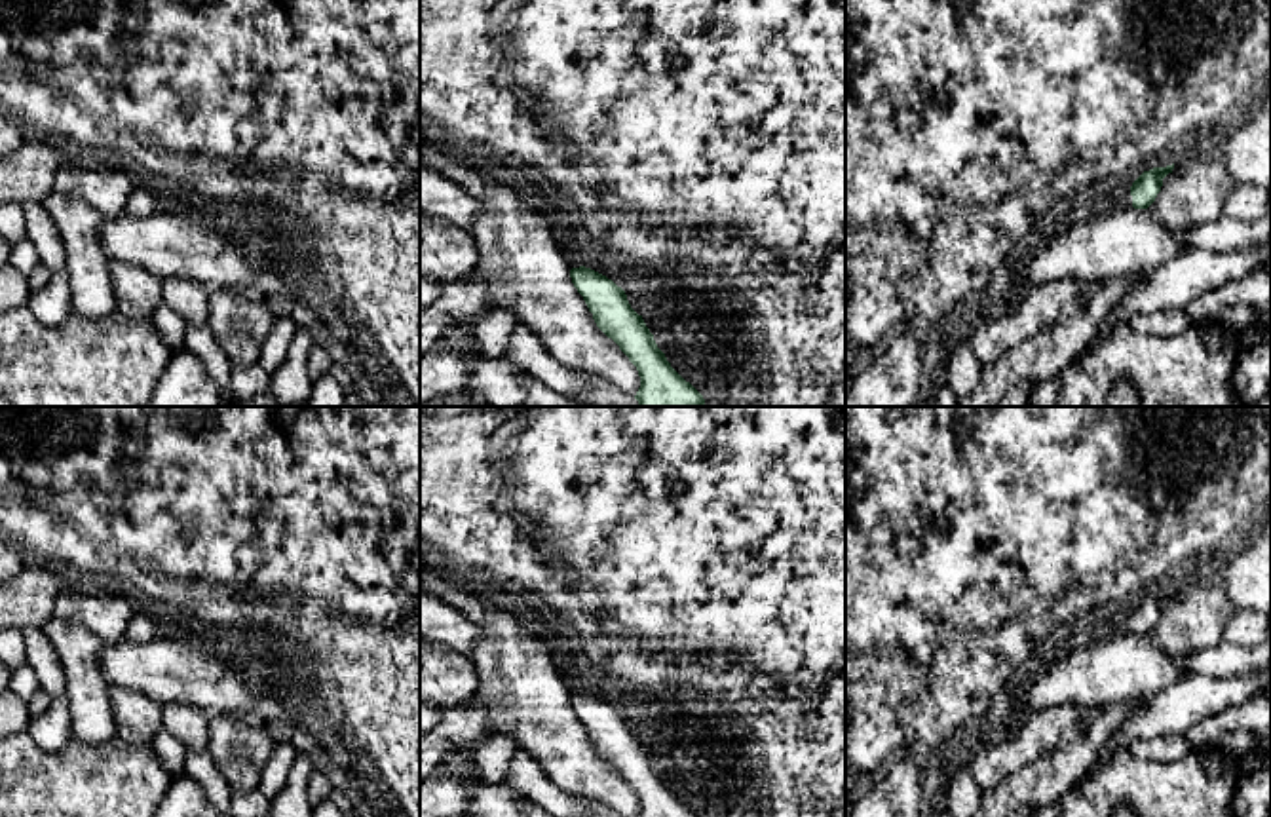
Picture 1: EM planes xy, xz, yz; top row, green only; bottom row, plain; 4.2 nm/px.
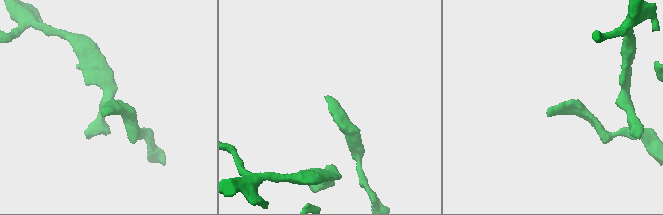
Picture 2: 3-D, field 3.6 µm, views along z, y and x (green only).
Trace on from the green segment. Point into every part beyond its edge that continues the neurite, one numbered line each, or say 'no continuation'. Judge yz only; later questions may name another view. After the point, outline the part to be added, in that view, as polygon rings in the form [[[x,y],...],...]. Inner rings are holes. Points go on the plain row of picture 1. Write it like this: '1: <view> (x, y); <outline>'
1: yz (1123, 626); [[[1130,612],[1125,614],[1121,619],[1104,621],[1104,627],[1106,627],[1106,633],[1102,636],[1130,635],[1132,633]]]

